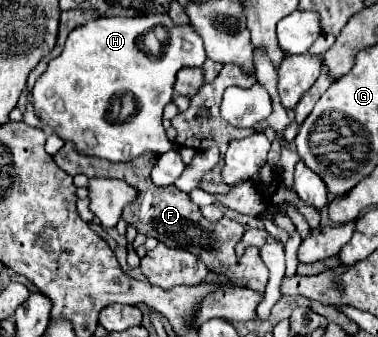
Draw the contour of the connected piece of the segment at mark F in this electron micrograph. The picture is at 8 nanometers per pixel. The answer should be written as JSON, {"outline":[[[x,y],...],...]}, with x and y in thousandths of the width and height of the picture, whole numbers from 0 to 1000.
{"outline":[[[175,424],[159,442],[159,454],[143,466],[153,496],[169,501],[190,525],[217,513],[228,525],[312,525],[312,531],[328,531],[333,543],[344,543],[349,555],[365,561],[365,644],[328,644],[328,656],[339,668],[354,662],[365,691],[407,703],[423,721],[434,721],[439,733],[460,733],[466,721],[476,721],[471,727],[476,739],[497,739],[503,751],[529,763],[529,774],[545,780],[545,792],[556,804],[566,804],[571,816],[593,816],[598,840],[624,846],[624,852],[672,858],[672,864],[693,869],[704,840],[709,840],[709,798],[688,763],[688,739],[683,733],[651,733],[640,763],[630,763],[619,745],[624,721],[646,697],[646,674],[630,656],[603,650],[598,638],[587,656],[556,662],[550,650],[534,644],[529,620],[513,614],[513,602],[503,596],[503,585],[492,573],[471,567],[460,549],[450,549],[450,555],[407,549],[397,531],[397,501],[407,496],[413,472],[418,472],[418,460],[386,454],[386,460],[370,460],[365,472],[349,472],[344,484],[280,484],[275,472],[238,472],[238,460],[206,460],[206,448],[196,448],[196,424]]]}

